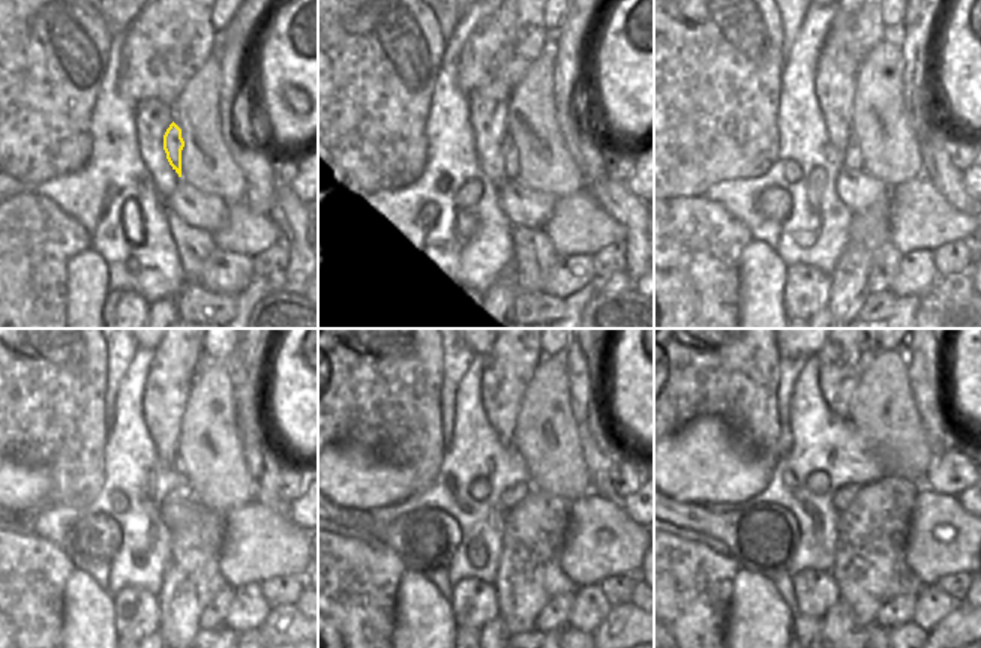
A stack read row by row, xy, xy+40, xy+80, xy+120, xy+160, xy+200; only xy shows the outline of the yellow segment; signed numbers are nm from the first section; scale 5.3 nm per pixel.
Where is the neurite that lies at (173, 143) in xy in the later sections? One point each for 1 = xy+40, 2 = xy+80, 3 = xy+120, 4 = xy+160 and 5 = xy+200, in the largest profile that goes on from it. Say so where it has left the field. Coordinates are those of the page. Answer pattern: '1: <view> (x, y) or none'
1: xy+40 (509, 147)
2: xy+80 (851, 159)
3: xy+120 (182, 494)
4: xy+160 (513, 495)
5: xy+200 (845, 495)

